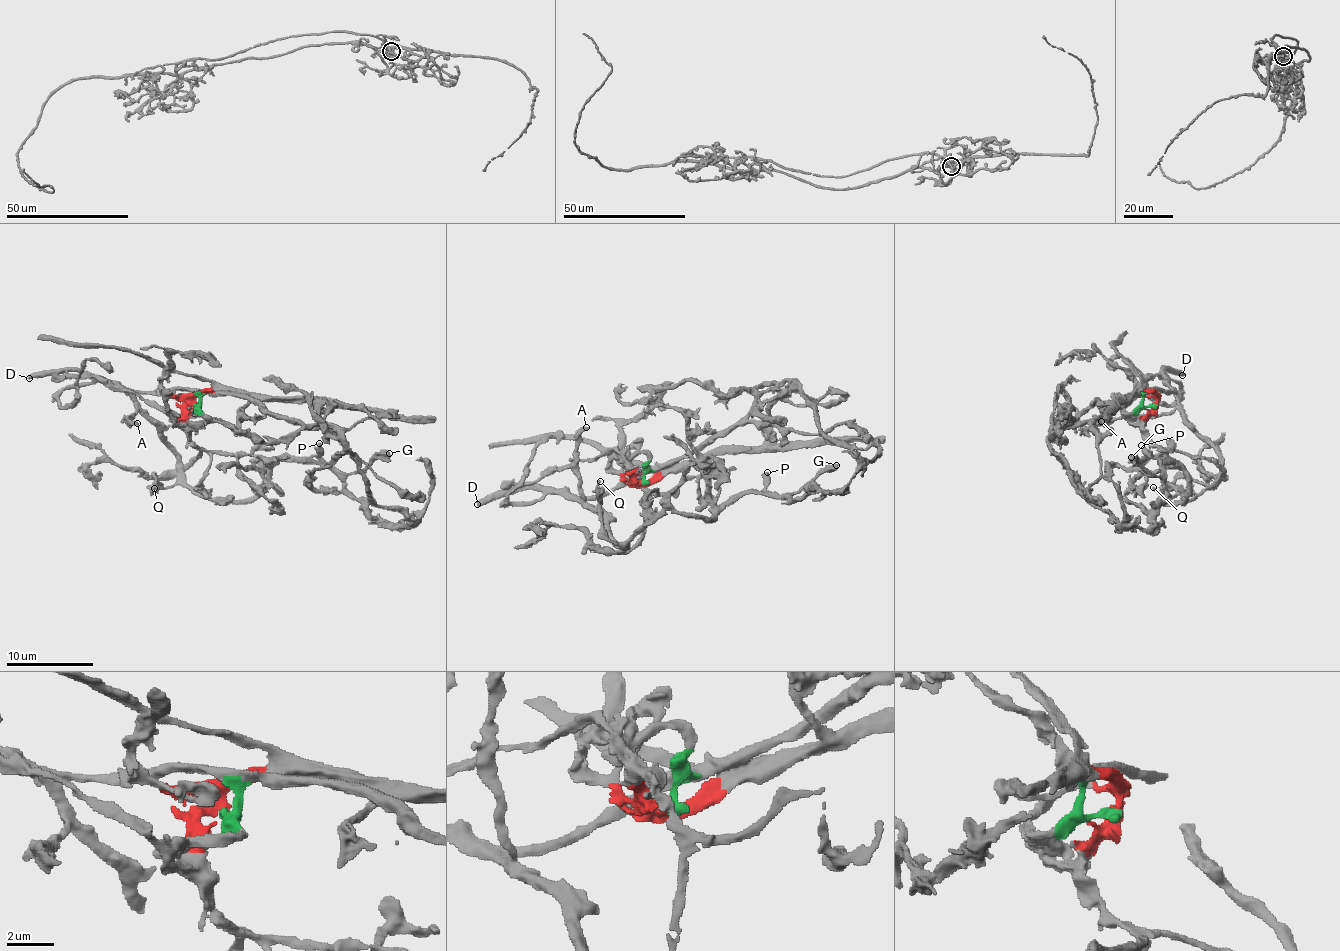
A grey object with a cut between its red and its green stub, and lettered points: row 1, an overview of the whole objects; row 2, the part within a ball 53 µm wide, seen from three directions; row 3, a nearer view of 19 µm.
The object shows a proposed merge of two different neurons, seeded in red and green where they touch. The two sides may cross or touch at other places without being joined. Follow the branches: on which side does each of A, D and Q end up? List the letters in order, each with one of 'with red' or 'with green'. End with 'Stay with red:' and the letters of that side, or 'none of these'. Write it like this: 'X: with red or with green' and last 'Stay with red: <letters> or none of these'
A: with green
D: with green
Q: with green
Stay with red: none of these

